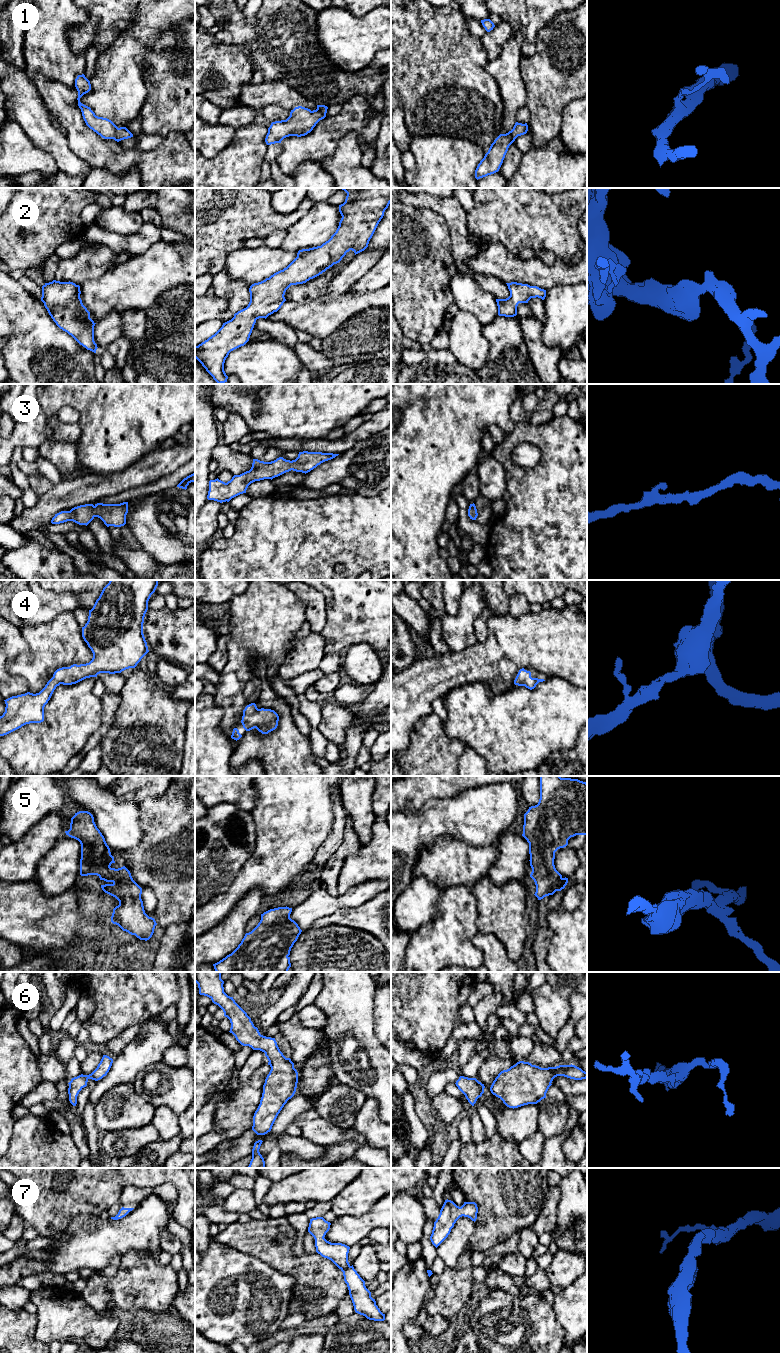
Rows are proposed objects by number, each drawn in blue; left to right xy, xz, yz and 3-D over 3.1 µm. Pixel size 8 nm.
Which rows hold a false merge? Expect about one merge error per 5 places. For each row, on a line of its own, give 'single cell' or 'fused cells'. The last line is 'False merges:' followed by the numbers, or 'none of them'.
1: single cell
2: single cell
3: single cell
4: single cell
5: single cell
6: single cell
7: single cell
False merges: none of them

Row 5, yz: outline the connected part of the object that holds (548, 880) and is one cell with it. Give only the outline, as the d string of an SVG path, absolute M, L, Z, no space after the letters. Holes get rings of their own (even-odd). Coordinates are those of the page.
M540 776L540 799L524 814L522 834L529 843L530 877L535 882L534 895L538 900L561 891L567 885L568 878L563 878L555 868L555 852L566 847L568 840L576 835L587 835L587 783L560 776Z

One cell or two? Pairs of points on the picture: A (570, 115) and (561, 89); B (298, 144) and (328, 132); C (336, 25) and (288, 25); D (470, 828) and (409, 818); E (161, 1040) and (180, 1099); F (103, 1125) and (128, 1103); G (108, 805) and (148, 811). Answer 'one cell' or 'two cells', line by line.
A: two cells
B: one cell
C: two cells
D: one cell
E: two cells
F: one cell
G: two cells

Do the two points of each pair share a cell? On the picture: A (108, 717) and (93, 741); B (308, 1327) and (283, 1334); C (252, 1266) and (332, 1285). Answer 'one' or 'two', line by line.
A: one
B: one
C: two

